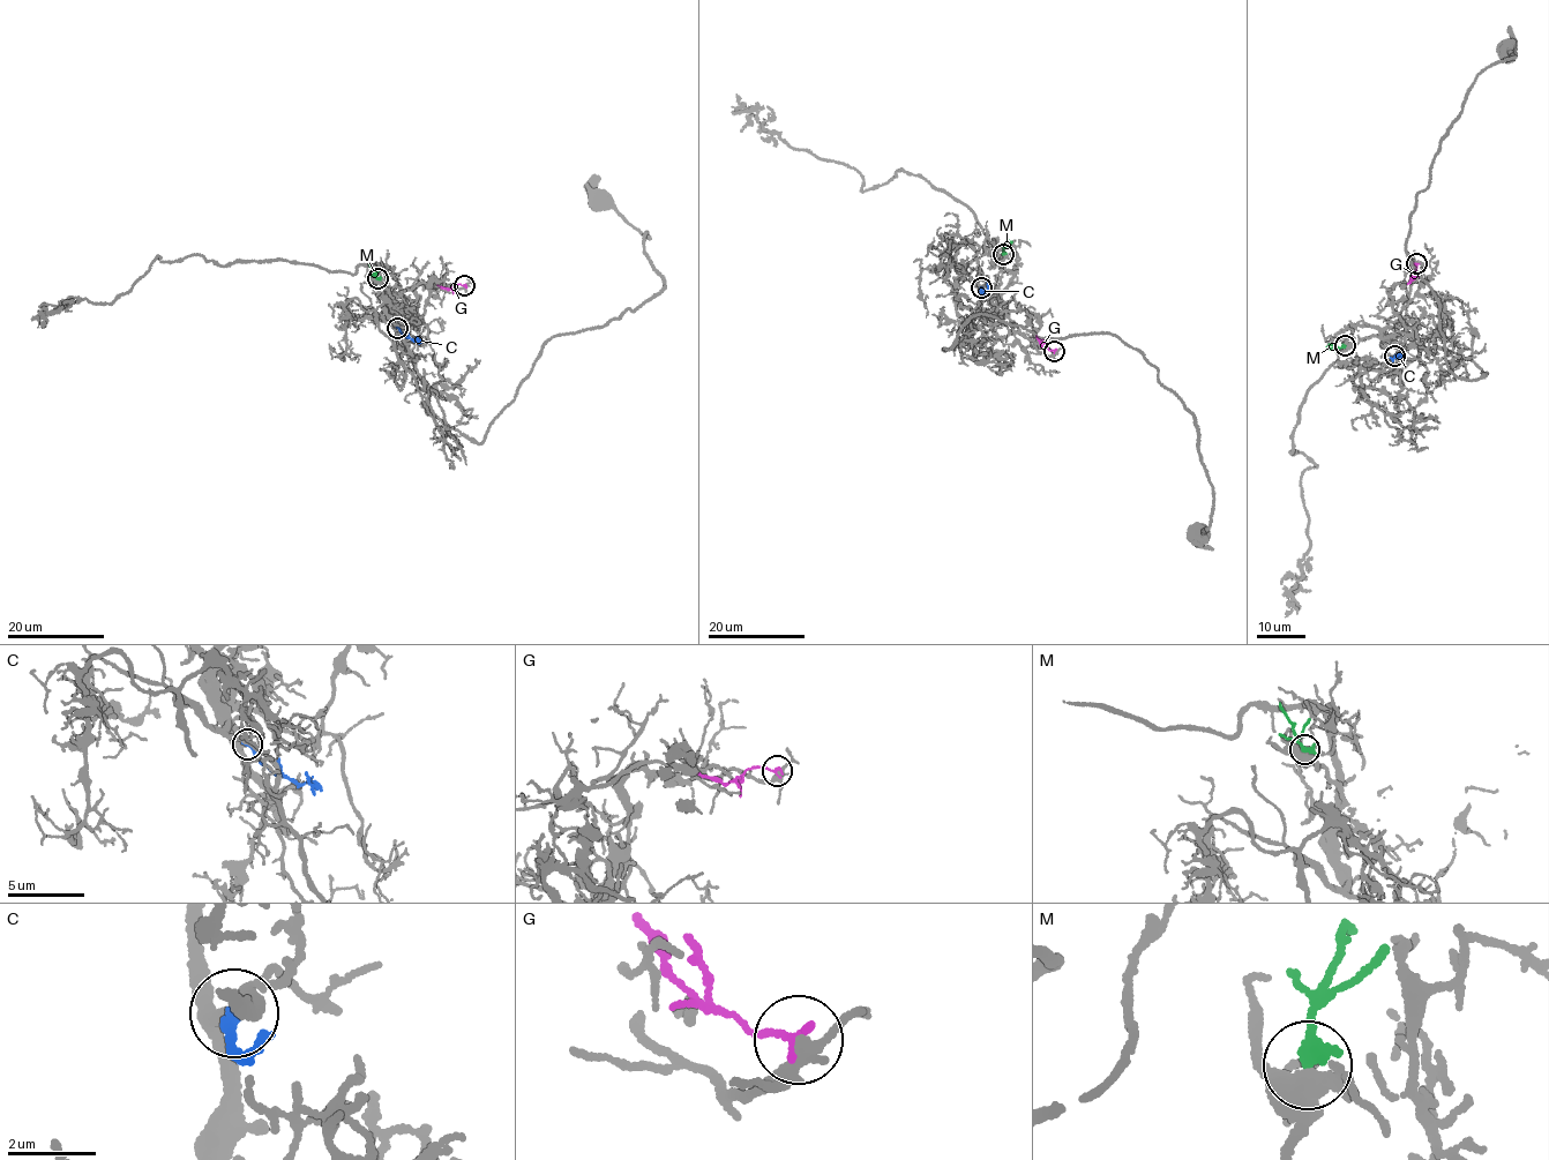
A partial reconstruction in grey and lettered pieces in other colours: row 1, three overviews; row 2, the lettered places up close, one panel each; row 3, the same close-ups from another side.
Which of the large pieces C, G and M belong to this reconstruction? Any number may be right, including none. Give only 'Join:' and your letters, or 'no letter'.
Join: M

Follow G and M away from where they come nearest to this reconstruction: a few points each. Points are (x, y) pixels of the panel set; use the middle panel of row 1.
G: (1054, 351), (1041, 343), (1037, 336)
M: (1003, 255), (1008, 239)

